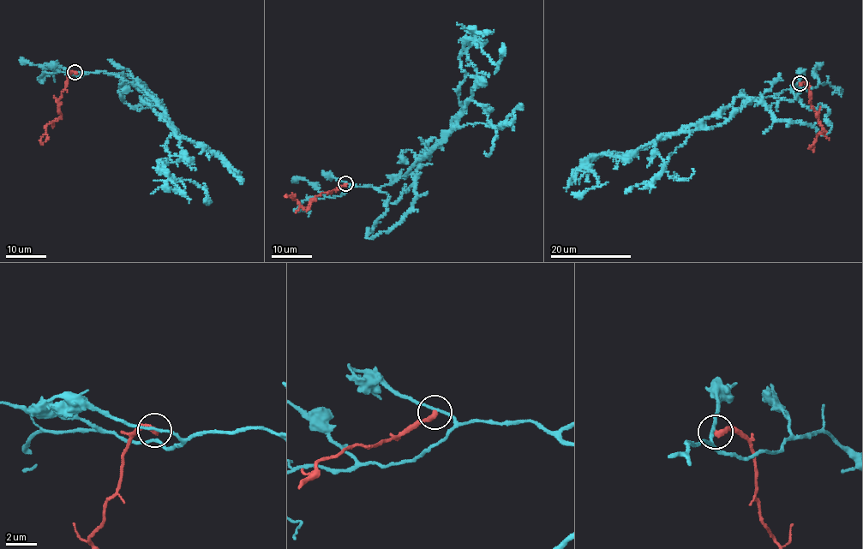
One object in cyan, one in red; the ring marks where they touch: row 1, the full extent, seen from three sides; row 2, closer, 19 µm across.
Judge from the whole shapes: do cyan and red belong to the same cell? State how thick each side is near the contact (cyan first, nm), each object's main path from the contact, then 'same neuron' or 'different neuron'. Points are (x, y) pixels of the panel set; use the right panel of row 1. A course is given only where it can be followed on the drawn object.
160 nm thick on the cyan side, 360 nm on the other; cyan runs (799, 82), (749, 100), (717, 126), (666, 134), (624, 157), (593, 157), (585, 167), (596, 185), (571, 193); red runs (799, 83), (809, 86), (813, 110), (824, 131), (817, 135), (812, 152); different neuron

